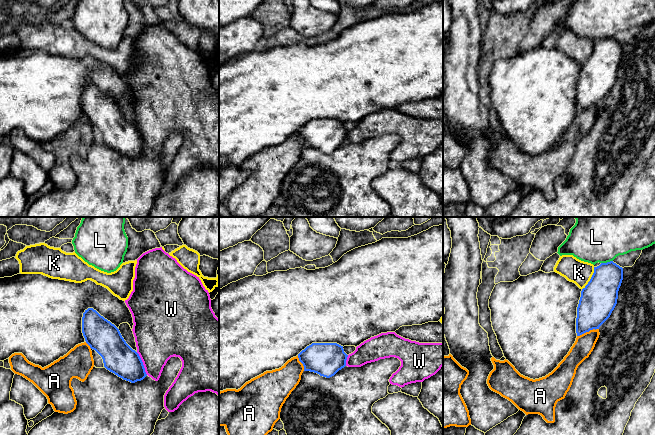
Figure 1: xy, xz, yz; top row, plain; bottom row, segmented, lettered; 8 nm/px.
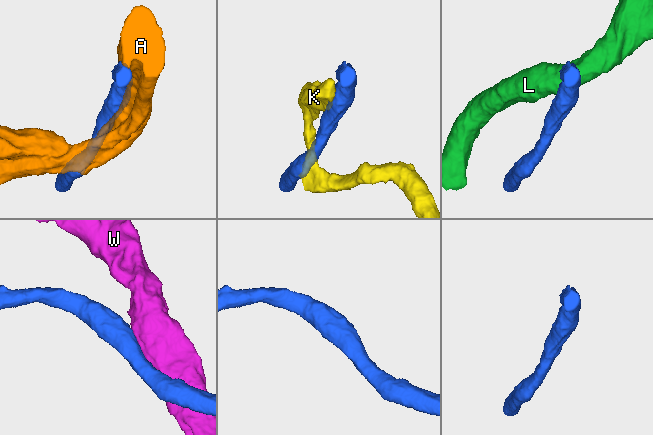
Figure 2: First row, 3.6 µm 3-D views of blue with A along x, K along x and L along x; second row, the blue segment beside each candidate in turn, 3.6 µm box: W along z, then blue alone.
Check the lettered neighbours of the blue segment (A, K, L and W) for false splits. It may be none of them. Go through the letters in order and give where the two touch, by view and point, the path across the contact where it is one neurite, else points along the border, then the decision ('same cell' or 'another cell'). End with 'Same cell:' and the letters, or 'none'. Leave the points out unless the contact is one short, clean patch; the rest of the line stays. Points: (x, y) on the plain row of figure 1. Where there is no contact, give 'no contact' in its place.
A: meets blue in yz at (587, 107); another cell
K: meets blue in yz at (591, 54); another cell
L: meets blue in yz at (606, 39); border along yz (612, 36), (601, 39); another cell
W: meets blue in xy at (142, 139); another cell
Same cell: none

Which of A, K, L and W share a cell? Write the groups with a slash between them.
A / K / L / W

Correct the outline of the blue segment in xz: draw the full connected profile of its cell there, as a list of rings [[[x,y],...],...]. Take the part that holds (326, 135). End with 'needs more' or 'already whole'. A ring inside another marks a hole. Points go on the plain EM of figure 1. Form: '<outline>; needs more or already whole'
[[[443,1],[433,2],[408,14],[382,14],[381,16],[355,24],[344,30],[332,41],[315,46],[305,44],[274,47],[263,52],[248,52],[232,58],[219,66],[219,168],[240,165],[246,158],[266,147],[279,145],[293,133],[298,133],[304,147],[330,154],[346,142],[348,131],[344,122],[359,122],[364,117],[381,109],[395,108],[402,102],[422,101],[438,98],[443,93]]]; needs more

